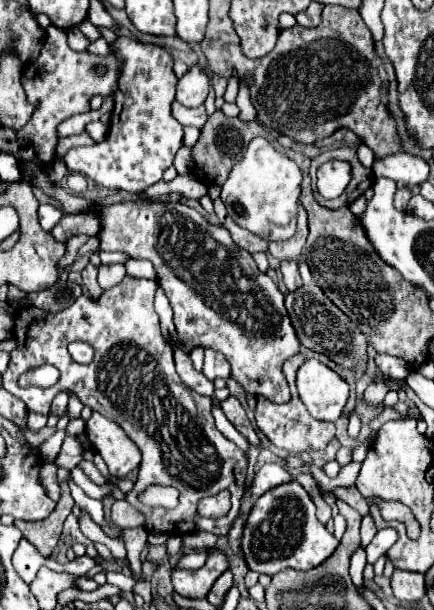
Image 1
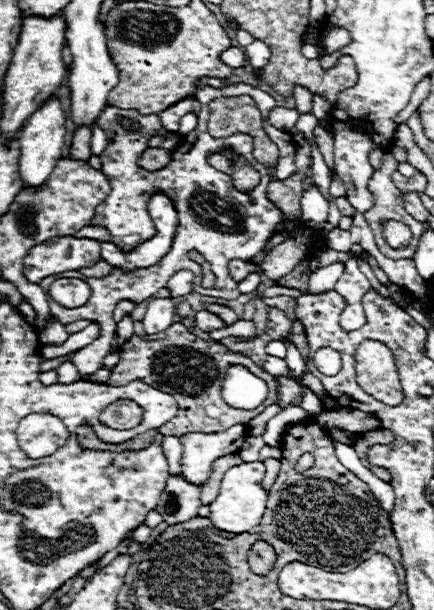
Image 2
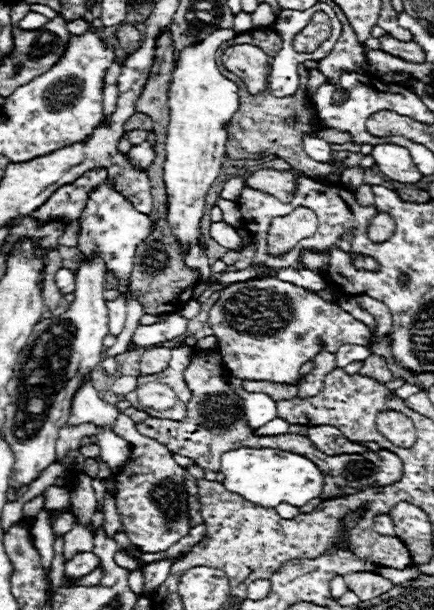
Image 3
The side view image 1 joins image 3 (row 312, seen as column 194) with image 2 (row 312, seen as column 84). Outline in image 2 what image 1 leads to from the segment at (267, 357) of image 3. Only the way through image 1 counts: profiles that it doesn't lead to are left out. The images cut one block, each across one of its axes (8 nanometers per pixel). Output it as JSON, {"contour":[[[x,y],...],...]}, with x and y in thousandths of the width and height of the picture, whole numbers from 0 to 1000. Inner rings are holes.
{"contour":[[[465,508],[452,515],[452,534],[470,544],[488,544],[488,541],[507,541],[507,538],[521,538],[521,528],[512,521],[502,521],[498,515],[479,511],[479,508]]]}

